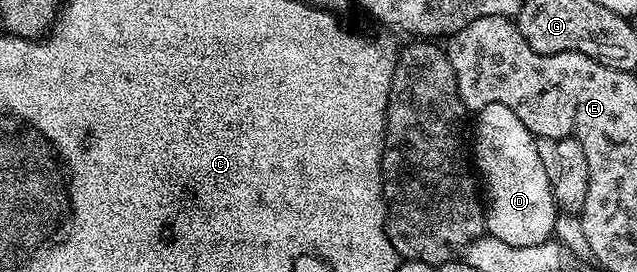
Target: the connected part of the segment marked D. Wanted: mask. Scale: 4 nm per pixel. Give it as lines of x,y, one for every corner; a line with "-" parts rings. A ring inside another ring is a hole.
485,105
474,119
473,163
485,188
486,234
497,237
497,241
505,241
505,245
541,245
548,242
555,234
557,206
536,136
524,125
521,117
509,109
509,105

